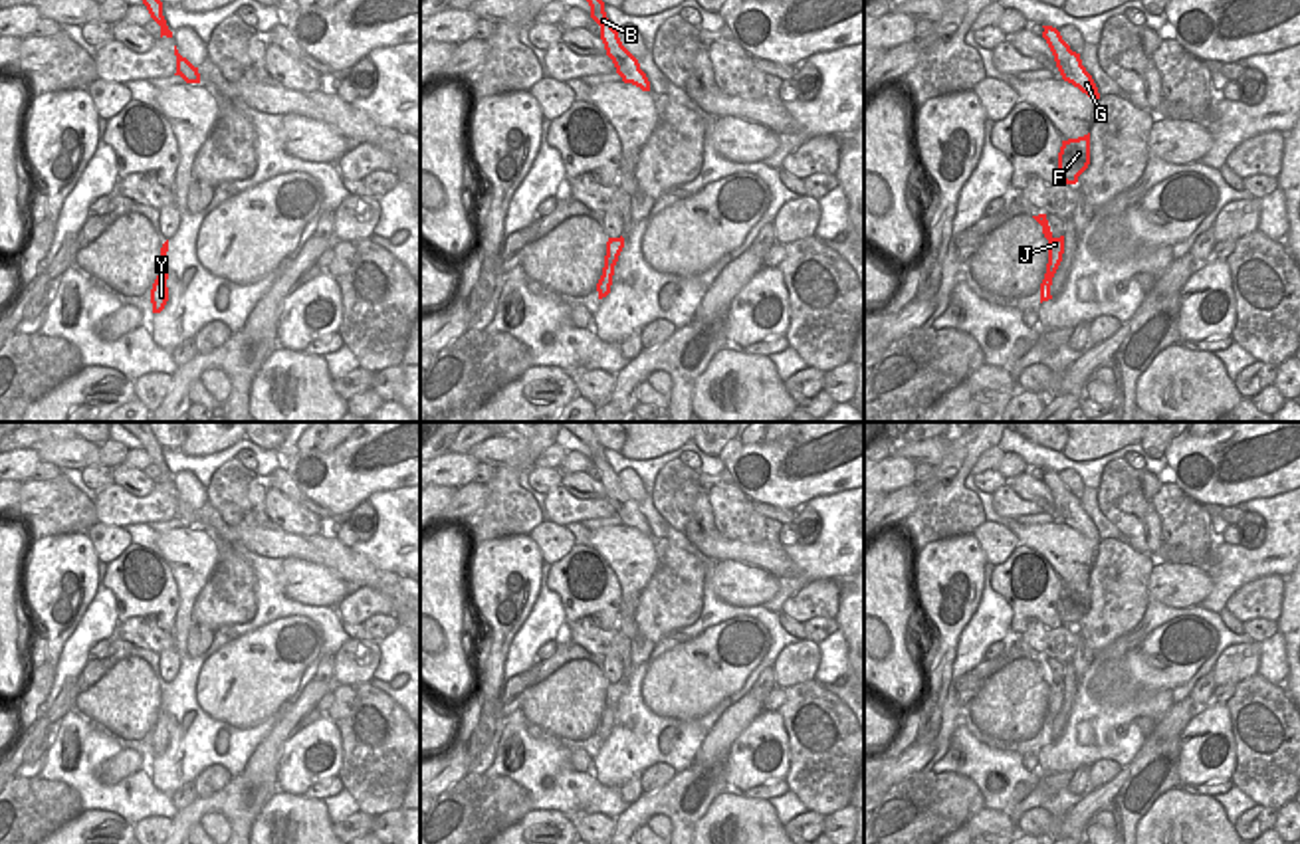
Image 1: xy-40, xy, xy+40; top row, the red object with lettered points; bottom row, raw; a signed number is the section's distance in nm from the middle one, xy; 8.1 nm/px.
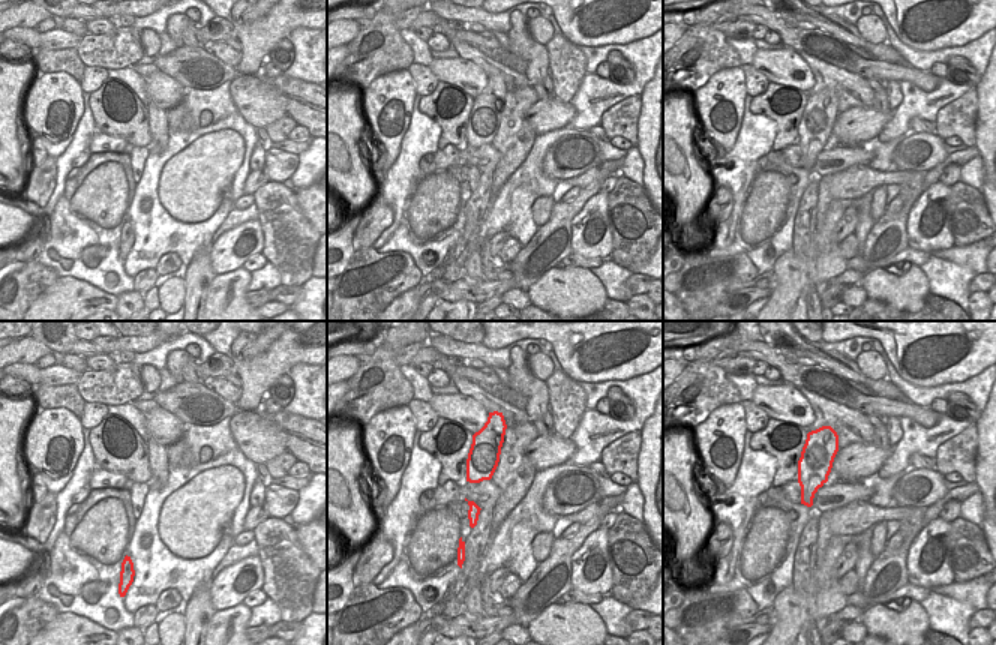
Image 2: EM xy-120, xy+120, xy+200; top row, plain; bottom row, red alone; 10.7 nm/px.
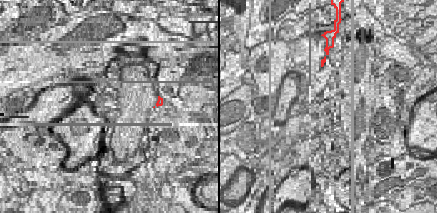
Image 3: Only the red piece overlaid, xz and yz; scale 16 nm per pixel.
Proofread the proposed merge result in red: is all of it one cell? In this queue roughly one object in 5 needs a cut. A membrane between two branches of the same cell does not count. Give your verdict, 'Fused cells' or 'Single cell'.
Single cell

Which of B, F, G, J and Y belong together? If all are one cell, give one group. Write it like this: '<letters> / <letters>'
B F G J Y

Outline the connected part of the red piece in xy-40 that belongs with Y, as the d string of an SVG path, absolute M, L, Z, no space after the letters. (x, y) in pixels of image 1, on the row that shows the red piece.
M168 240L161 248L161 269L159 269L159 275L157 275L157 279L153 283L153 289L151 289L153 313L161 313L164 309L166 301L168 301L166 252L168 252Z

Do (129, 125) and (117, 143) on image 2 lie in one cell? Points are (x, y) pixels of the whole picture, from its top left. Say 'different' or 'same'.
different

